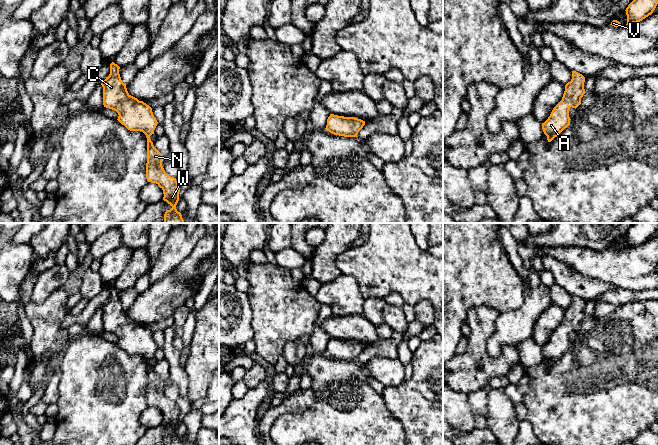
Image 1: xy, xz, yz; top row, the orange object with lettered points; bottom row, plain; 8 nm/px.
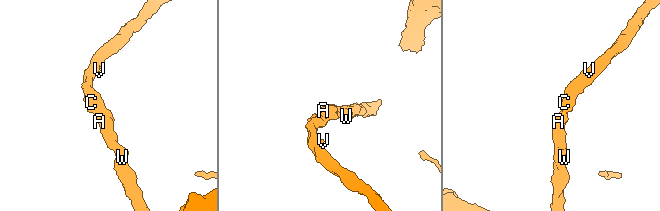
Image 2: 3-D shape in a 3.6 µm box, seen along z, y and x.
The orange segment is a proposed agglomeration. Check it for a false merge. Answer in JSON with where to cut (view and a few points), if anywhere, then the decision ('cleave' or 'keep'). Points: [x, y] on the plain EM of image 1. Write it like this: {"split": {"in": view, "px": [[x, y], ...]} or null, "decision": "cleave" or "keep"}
{"split": null, "decision": "keep"}

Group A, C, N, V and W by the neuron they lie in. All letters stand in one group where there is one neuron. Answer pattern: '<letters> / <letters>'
A C N V W

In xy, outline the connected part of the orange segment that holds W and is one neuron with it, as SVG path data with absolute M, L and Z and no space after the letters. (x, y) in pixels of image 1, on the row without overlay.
M112 286L110 298L102 305L103 329L118 337L118 345L130 355L142 355L147 362L146 402L148 406L156 407L163 414L163 424L172 430L164 438L164 445L184 445L176 429L179 425L180 411L176 402L169 400L163 390L163 379L154 371L150 360L158 348L152 332L131 320L122 306L120 291Z

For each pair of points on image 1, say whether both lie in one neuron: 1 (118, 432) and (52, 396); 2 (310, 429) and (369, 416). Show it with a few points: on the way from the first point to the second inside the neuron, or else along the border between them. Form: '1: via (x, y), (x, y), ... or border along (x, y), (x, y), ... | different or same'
1: border along (59, 376), (59, 398), (56, 402) | different
2: via (325, 422), (354, 420) | same

